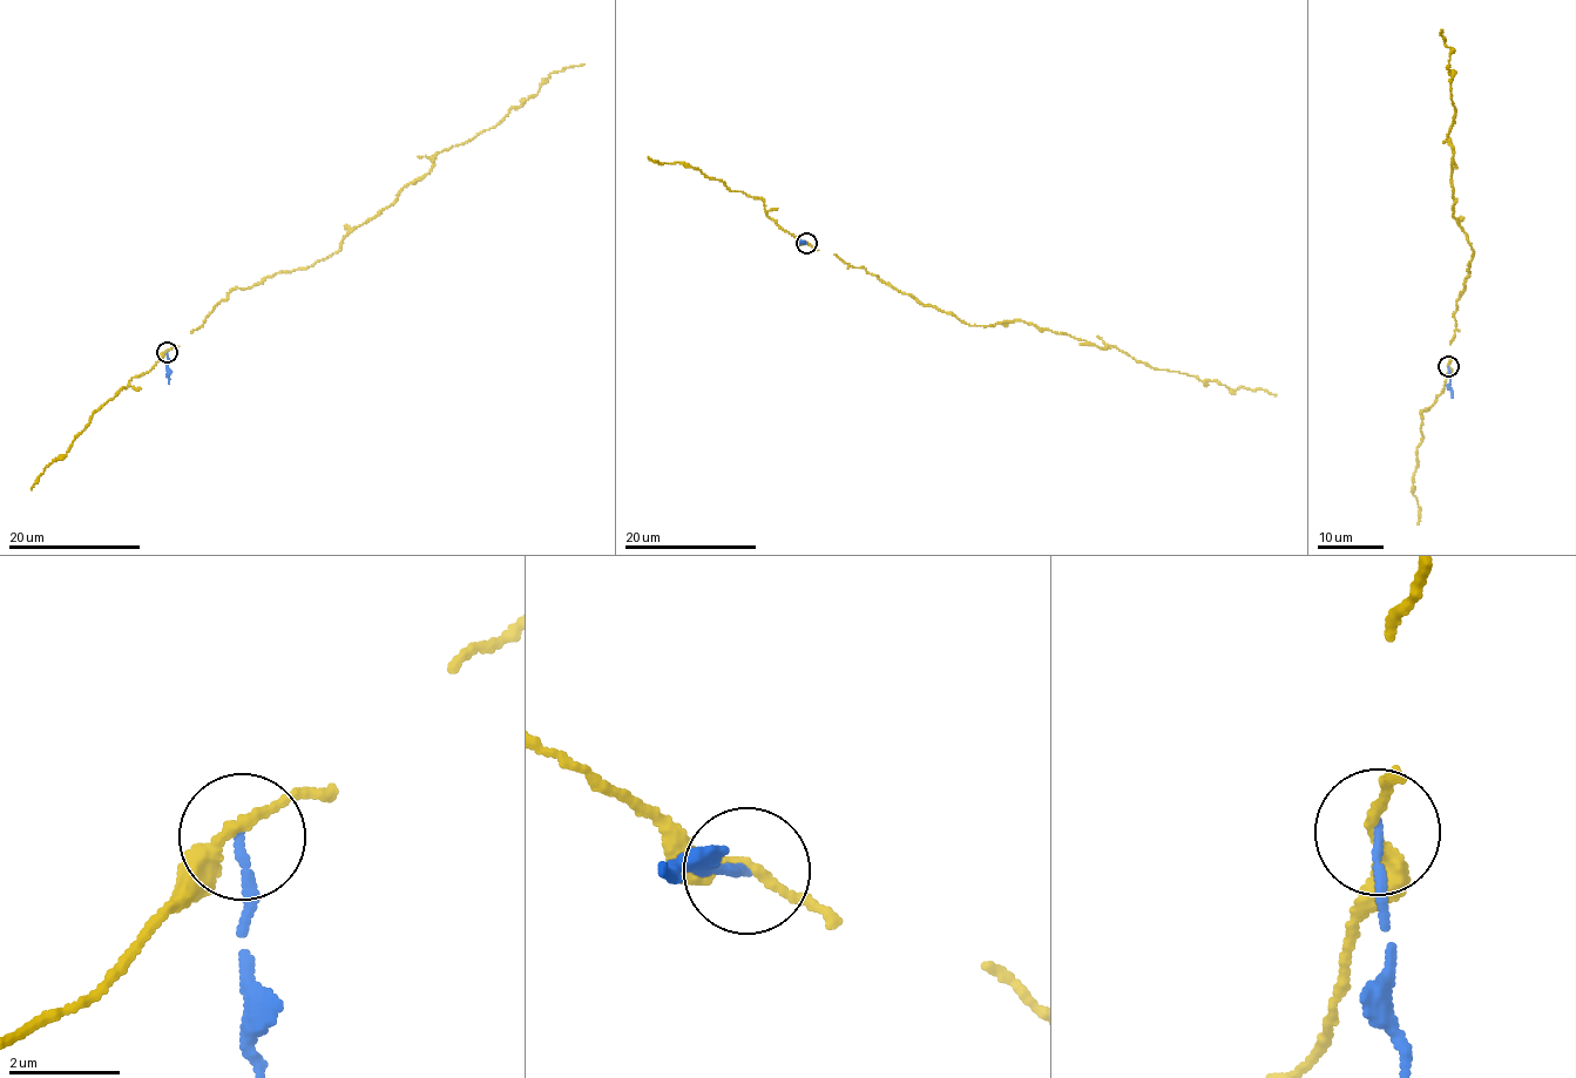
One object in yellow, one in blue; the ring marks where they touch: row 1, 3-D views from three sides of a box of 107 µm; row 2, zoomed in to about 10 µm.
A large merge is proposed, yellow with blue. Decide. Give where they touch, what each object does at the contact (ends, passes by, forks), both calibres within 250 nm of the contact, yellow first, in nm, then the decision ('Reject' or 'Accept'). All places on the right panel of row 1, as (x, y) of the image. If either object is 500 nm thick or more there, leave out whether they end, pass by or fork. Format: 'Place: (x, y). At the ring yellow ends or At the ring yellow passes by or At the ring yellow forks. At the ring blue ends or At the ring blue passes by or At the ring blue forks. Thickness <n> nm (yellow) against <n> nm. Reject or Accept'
Place: (1448, 366). At the ring yellow passes by. At the ring blue ends. Thickness 200 nm (yellow) against 160 nm. Reject

